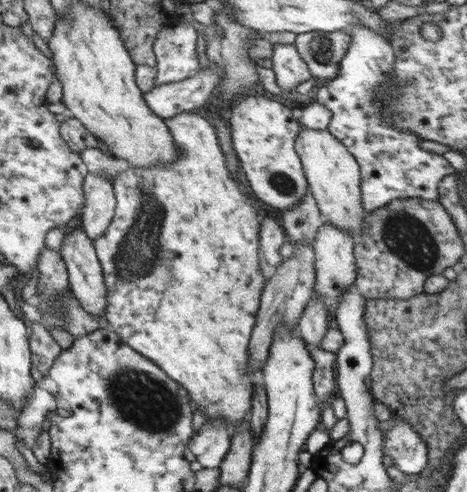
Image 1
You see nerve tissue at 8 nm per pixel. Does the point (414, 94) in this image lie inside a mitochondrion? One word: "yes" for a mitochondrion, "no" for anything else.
yes

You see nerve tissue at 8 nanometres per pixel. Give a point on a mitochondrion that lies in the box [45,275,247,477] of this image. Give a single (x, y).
(142, 399)

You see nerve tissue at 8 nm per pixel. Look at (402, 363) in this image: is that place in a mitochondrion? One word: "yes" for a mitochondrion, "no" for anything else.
no

